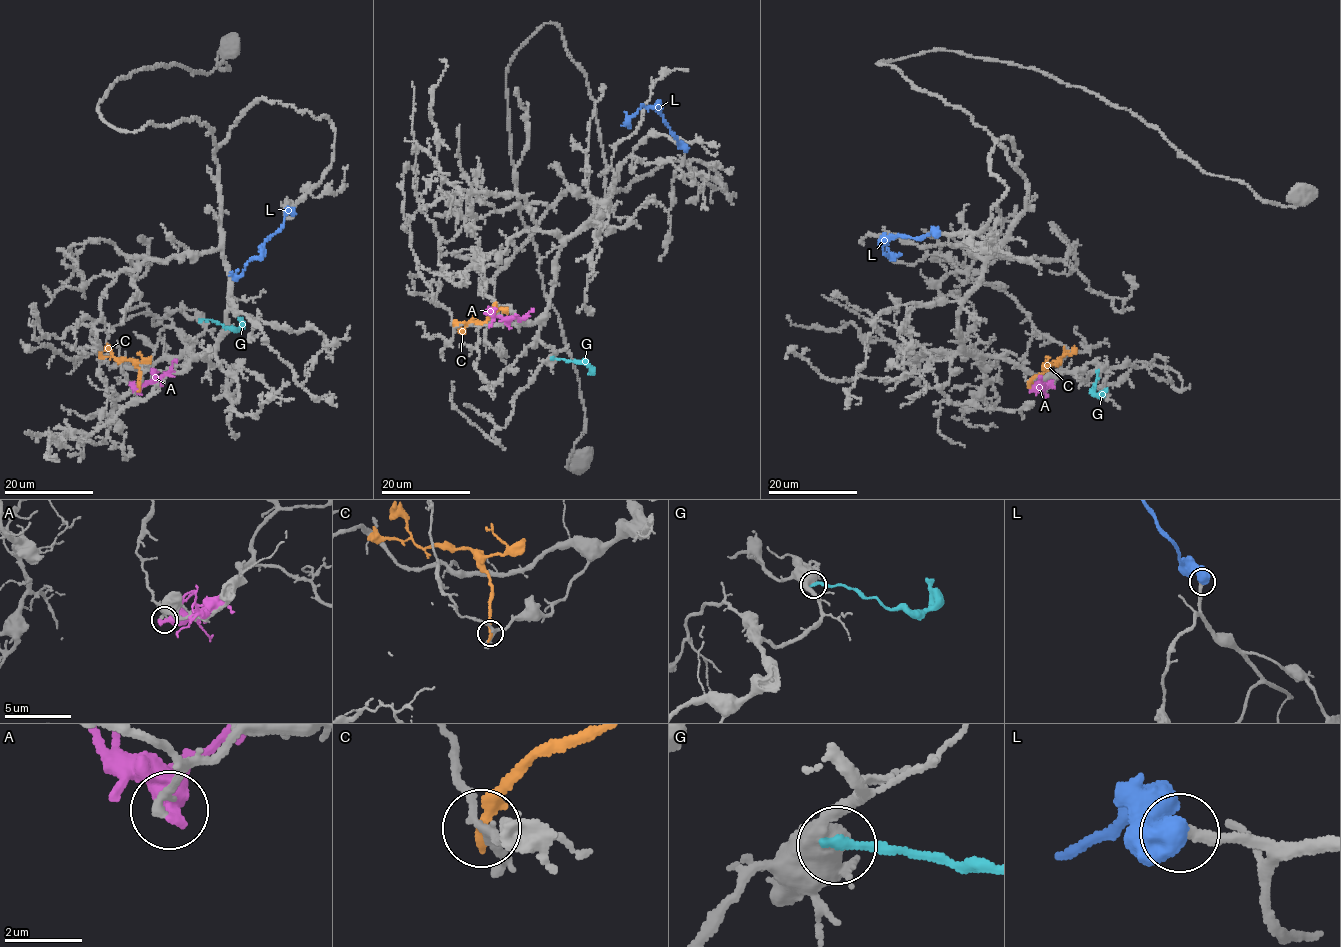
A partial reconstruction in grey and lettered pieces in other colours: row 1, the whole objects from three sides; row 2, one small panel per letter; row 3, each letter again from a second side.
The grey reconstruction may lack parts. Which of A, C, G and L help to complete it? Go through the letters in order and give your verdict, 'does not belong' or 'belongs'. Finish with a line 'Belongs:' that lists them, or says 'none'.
A: does not belong
C: does not belong
G: does not belong
L: belongs
Belongs: L

